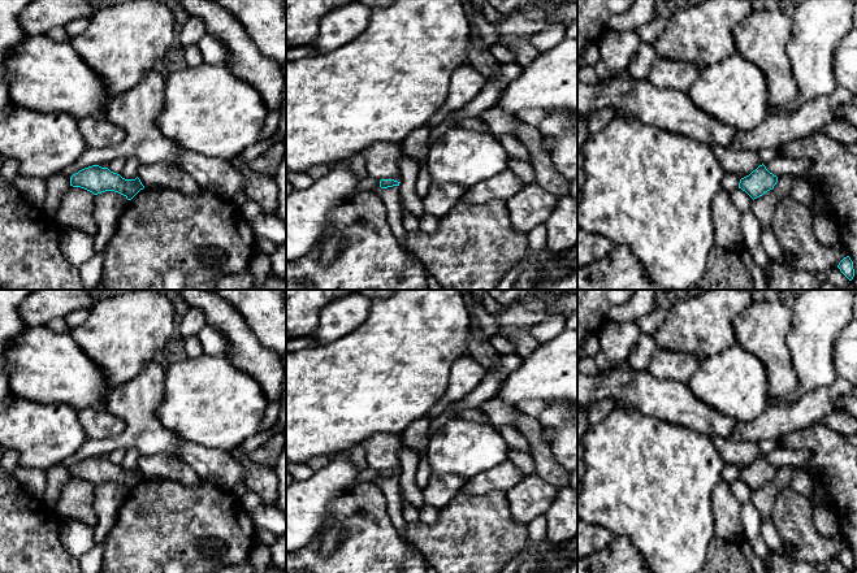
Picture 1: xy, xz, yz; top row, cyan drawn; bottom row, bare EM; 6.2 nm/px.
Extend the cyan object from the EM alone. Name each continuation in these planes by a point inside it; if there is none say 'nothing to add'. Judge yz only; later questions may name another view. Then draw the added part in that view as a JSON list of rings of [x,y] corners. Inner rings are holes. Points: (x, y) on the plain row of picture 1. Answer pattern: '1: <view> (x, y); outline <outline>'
nothing to add

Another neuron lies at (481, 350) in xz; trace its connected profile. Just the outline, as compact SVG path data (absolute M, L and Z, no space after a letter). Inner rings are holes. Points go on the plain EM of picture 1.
M472 333L468 337L468 353L482 364L488 372L493 372L499 368L501 355L493 348L490 342L480 339Z

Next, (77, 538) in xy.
M64 520L60 539L70 554L81 557L95 546L94 531L95 526L75 520Z

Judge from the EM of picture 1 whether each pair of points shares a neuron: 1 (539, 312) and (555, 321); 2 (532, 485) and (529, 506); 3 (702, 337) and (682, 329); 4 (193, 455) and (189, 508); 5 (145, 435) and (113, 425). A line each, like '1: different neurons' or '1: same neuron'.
1: different neurons
2: same neuron
3: same neuron
4: different neurons
5: different neurons

